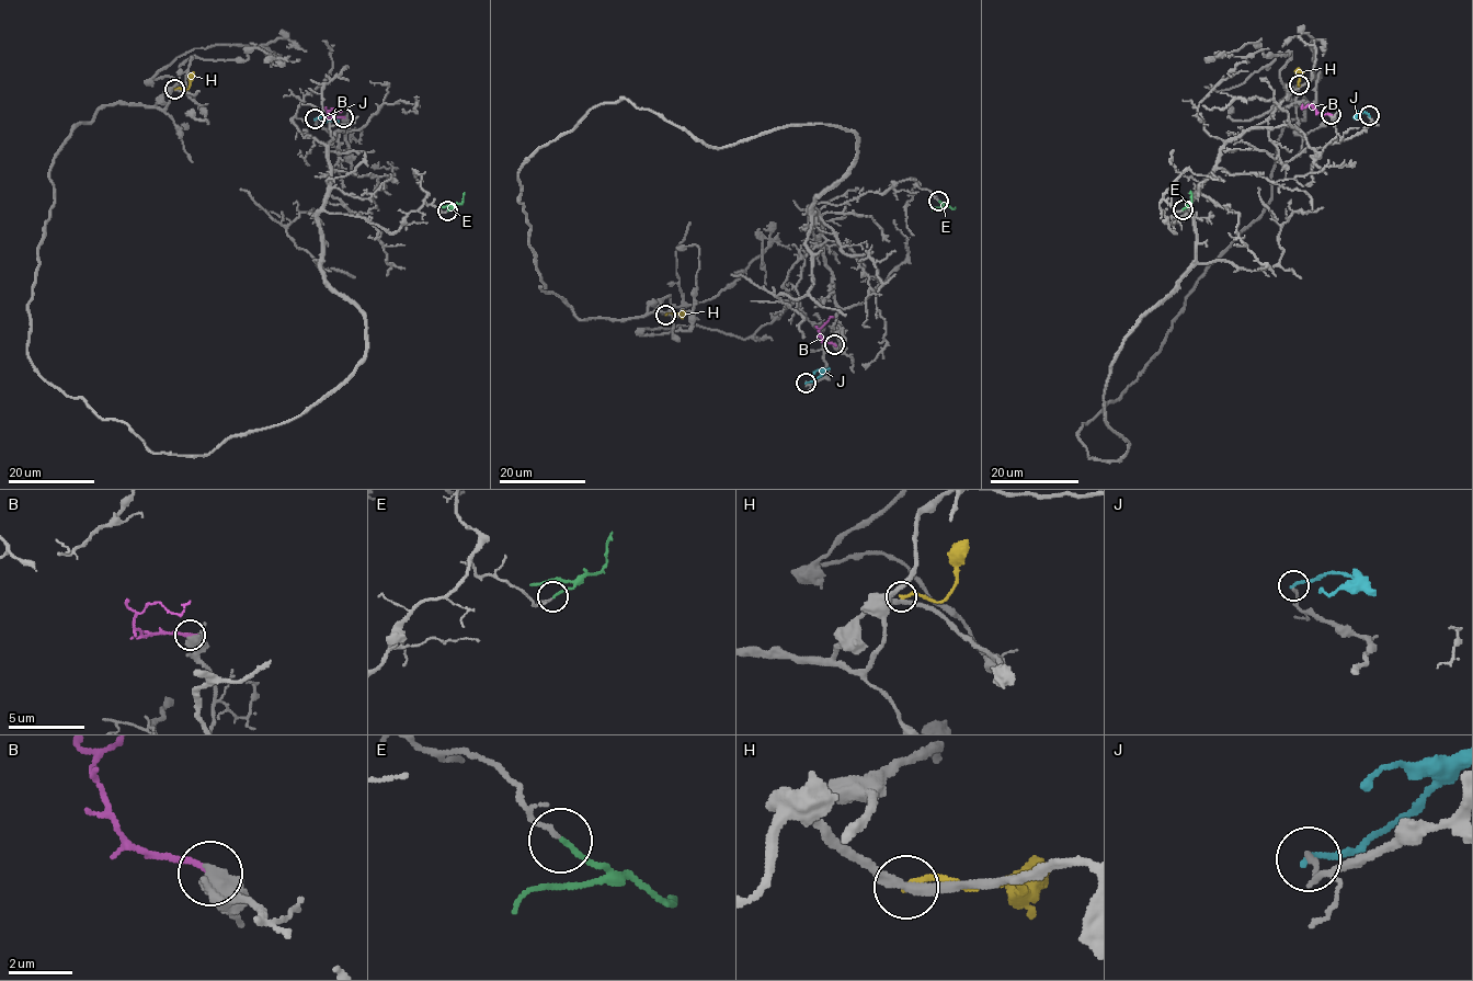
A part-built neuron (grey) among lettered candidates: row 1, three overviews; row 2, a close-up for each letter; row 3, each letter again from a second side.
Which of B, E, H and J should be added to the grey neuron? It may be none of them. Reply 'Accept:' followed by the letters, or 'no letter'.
Accept: E

